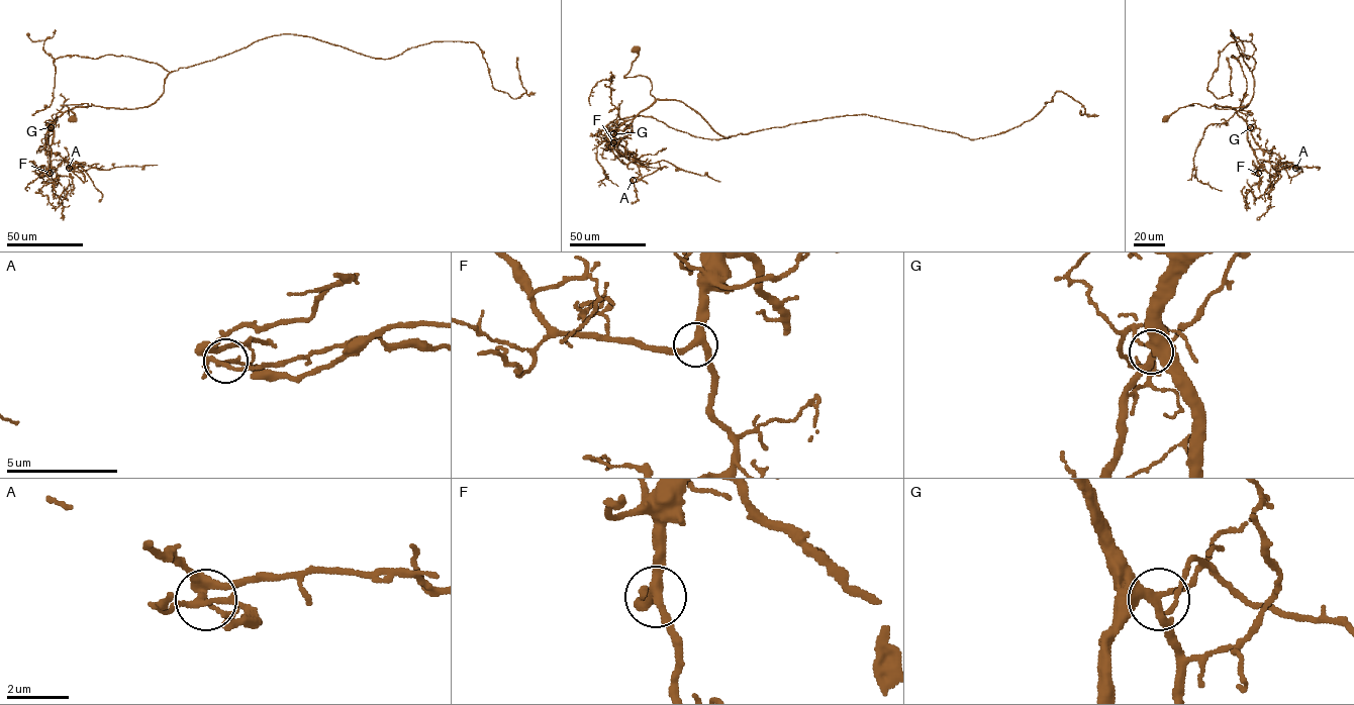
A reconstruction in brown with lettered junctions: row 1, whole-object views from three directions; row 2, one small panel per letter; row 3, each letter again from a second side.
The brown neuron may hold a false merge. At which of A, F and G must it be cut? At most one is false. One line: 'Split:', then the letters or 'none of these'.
Split: A

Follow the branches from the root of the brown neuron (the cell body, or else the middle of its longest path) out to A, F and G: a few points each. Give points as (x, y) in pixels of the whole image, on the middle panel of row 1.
A: (635, 49), (623, 77), (647, 77), (655, 101), (608, 142), (622, 163), (638, 166), (641, 174), (633, 180)
F: (635, 49), (638, 55), (623, 77), (647, 77), (655, 101), (621, 124), (614, 131), (613, 142)
G: (635, 49), (638, 55), (623, 77), (647, 77), (655, 101), (626, 119), (613, 133)

